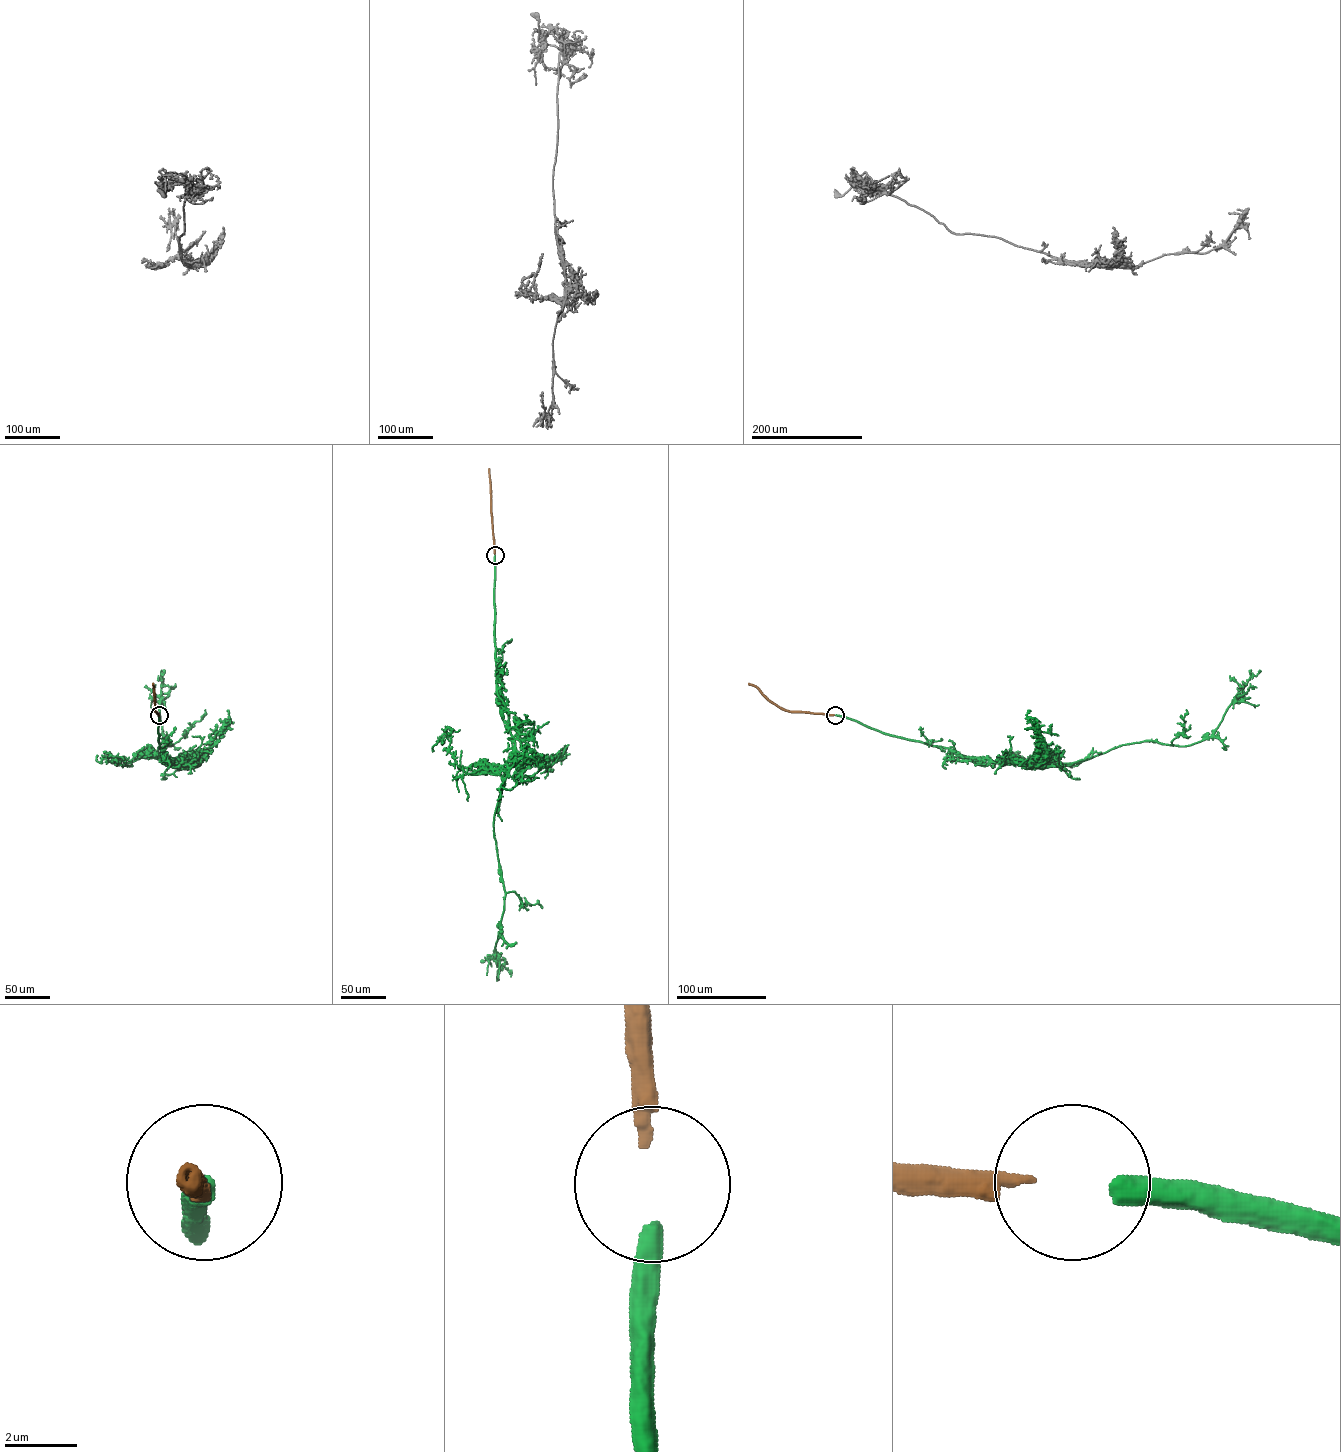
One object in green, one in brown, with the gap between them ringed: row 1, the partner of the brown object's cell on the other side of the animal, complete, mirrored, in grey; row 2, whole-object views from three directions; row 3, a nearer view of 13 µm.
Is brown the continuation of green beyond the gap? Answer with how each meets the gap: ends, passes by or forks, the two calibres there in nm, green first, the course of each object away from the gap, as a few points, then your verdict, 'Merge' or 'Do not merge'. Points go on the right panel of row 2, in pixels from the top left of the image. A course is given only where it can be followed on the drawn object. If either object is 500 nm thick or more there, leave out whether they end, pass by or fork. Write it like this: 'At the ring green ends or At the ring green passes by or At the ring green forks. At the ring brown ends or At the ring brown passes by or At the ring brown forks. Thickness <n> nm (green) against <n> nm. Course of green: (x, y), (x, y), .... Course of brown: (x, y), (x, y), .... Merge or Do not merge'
Thickness 550 nm (green) against 300 nm. Course of green: (835, 715), (955, 750), (981, 765), (1069, 765), (1123, 745), (1185, 746), (1209, 738), (1259, 670). Course of brown: (834, 715), (785, 710), (749, 683). Merge

